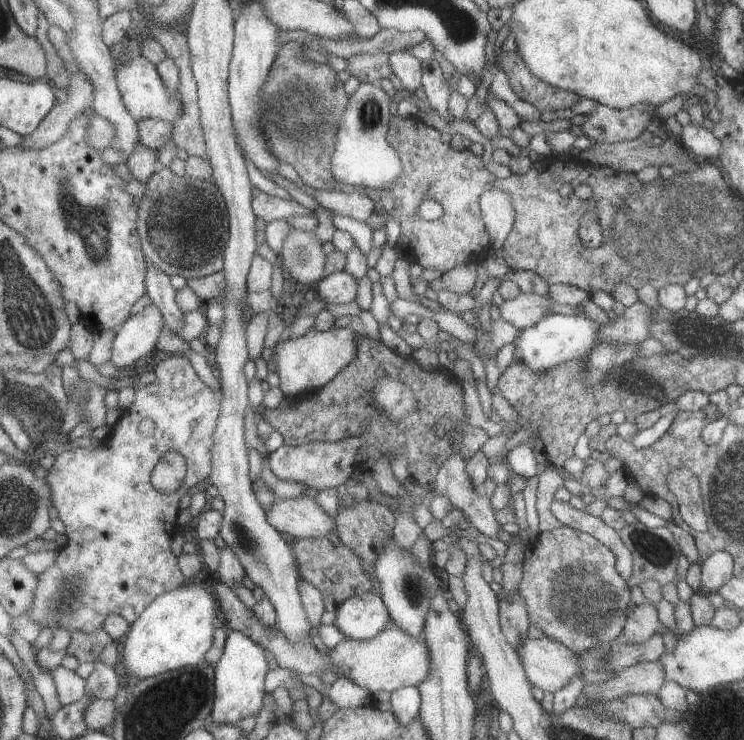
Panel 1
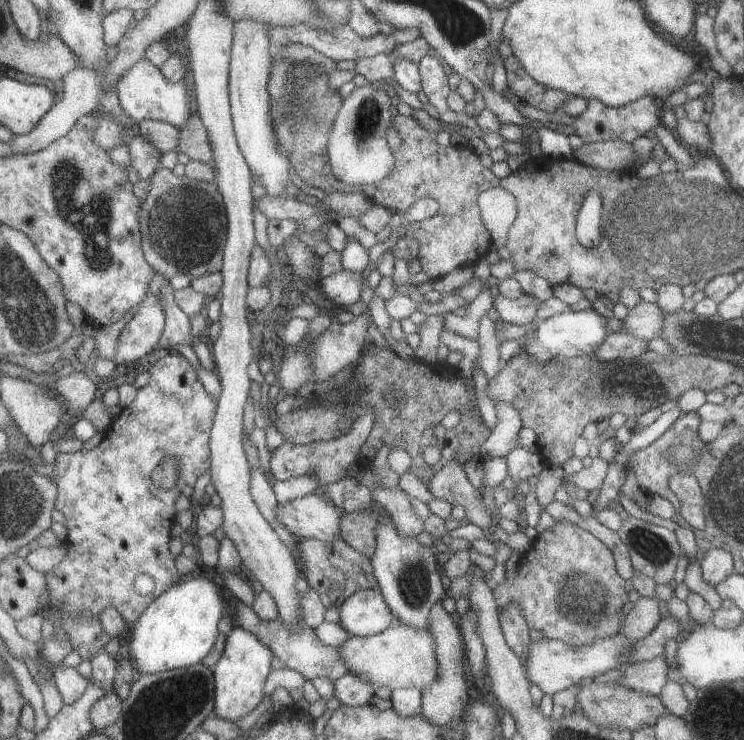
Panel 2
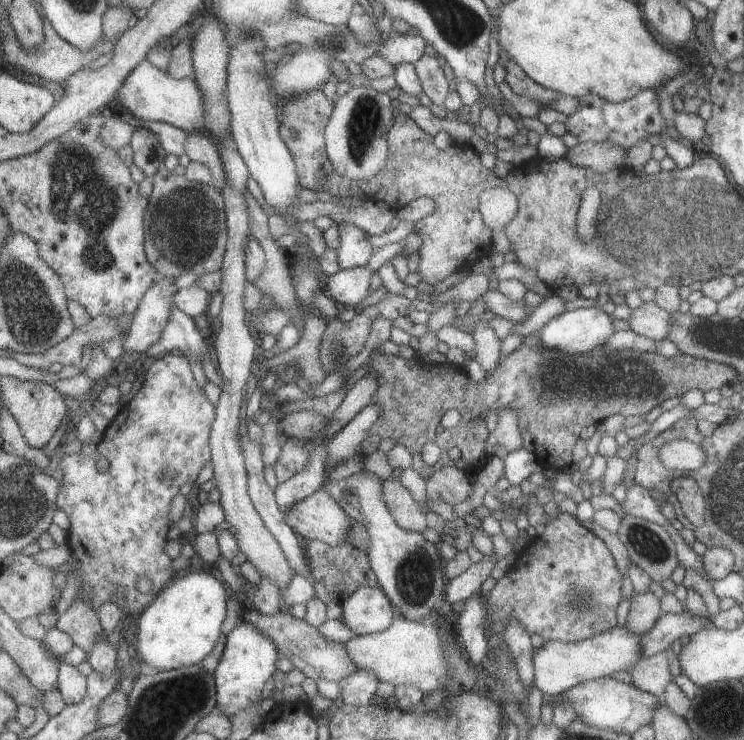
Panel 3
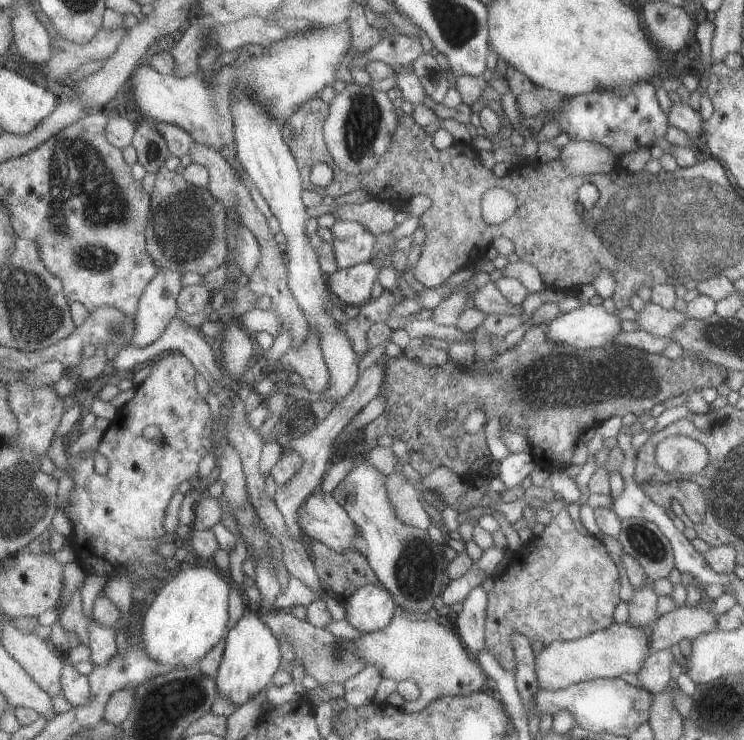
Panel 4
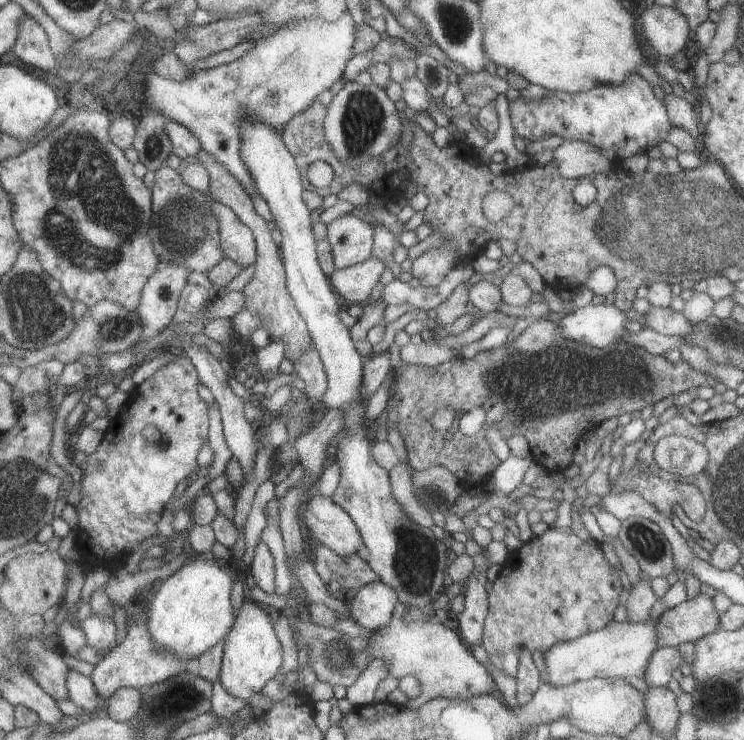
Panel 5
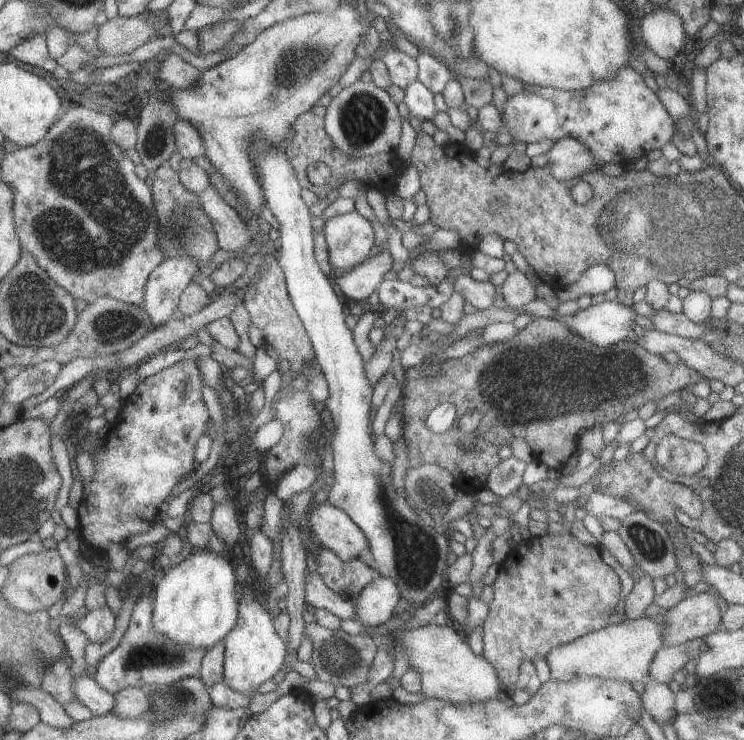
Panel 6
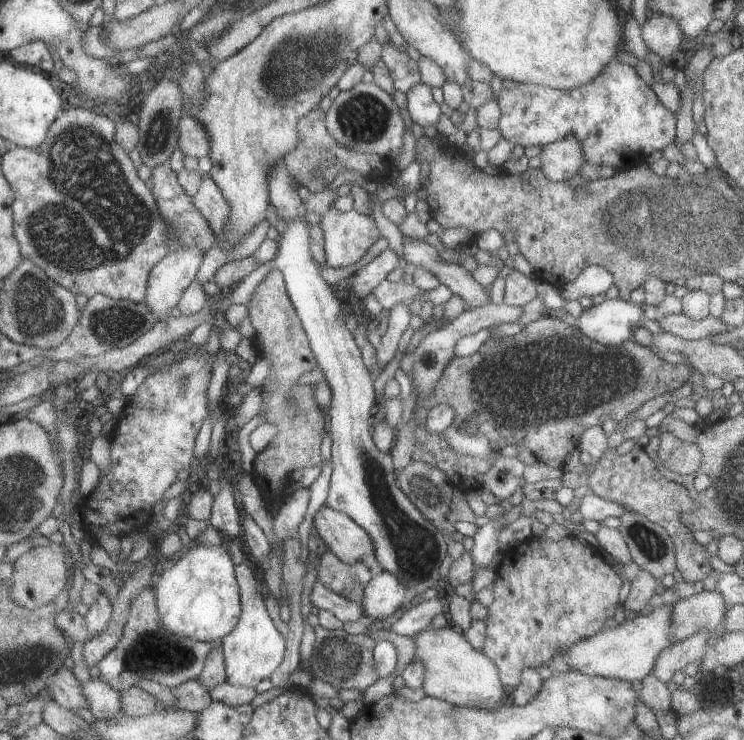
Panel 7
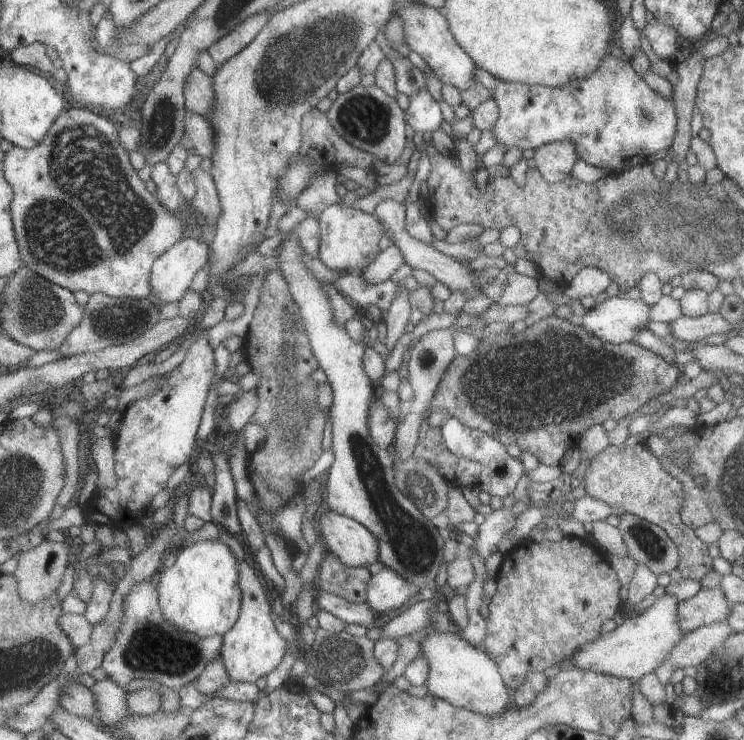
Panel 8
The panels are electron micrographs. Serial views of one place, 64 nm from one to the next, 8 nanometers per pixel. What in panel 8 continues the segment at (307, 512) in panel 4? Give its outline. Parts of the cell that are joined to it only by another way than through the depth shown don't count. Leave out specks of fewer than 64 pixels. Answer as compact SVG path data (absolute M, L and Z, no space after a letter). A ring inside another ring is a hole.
M326 512L316 520L329 553L345 566L367 567L379 561L378 540L362 524L336 512Z

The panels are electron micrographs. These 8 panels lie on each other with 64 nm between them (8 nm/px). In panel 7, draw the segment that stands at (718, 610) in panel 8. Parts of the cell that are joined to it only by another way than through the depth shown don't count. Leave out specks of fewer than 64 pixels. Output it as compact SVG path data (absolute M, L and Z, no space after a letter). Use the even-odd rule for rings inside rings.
M702 590L700 594L679 600L673 606L671 638L673 642L682 641L701 629L718 627L727 612L725 601L716 590Z

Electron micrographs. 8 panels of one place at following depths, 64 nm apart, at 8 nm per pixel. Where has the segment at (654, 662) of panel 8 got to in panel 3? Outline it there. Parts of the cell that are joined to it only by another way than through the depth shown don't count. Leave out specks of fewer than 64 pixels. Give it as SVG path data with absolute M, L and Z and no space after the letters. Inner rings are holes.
M615 625L612 629L574 643L546 641L533 655L534 687L548 695L558 695L575 685L612 677L620 671L630 671L642 658L641 636L628 631L625 626Z

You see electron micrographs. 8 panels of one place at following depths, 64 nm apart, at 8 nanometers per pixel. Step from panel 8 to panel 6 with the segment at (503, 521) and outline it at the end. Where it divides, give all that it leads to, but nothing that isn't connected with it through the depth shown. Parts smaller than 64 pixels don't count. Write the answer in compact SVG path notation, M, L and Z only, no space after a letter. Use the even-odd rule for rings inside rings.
M490 527L486 528L485 532L477 540L478 544L476 544L476 548L471 554L473 568L467 581L470 582L474 594L476 594L475 598L470 598L467 605L467 616L464 626L467 634L475 627L483 625L489 614L489 604L480 600L479 595L484 588L484 585L481 584L481 579L494 563L493 549L491 548L491 544L495 540L494 532L492 532Z

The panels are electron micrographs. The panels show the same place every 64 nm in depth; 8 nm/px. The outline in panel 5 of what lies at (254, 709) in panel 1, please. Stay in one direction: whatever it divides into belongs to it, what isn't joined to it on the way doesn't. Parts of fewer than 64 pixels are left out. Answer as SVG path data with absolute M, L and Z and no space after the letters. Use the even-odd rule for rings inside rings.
M249 599L244 602L237 625L226 639L227 648L220 681L231 694L246 701L260 693L270 680L282 672L282 666L286 666L286 646L282 646L282 640L276 634L274 612Z

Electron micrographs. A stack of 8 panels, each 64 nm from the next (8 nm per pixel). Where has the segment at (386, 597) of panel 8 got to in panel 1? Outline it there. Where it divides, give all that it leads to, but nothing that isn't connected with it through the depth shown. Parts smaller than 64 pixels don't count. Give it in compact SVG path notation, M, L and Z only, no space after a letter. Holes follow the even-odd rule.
M367 591L348 598L336 608L333 624L345 638L365 640L377 636L391 622L379 594Z

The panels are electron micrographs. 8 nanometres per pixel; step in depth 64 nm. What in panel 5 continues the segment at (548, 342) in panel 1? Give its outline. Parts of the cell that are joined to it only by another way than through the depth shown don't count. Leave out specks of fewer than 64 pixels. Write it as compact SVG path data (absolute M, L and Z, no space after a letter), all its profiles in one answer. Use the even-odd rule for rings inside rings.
M588 304L584 308L575 308L558 322L559 333L563 338L586 345L607 348L614 342L621 341L625 330L626 311L614 304Z

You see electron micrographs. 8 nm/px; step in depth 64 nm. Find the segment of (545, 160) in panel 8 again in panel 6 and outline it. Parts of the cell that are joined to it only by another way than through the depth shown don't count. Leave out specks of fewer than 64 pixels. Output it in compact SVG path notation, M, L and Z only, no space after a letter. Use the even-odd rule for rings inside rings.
M573 137L556 141L546 152L546 159L549 174L558 181L568 181L601 168L593 155Z

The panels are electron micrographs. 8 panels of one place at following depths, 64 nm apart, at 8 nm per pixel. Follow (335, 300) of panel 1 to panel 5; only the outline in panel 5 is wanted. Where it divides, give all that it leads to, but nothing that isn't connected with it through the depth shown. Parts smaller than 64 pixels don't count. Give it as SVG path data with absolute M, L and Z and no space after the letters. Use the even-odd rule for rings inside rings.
M370 257L361 264L336 269L331 275L334 290L347 301L365 305L386 267L384 262Z

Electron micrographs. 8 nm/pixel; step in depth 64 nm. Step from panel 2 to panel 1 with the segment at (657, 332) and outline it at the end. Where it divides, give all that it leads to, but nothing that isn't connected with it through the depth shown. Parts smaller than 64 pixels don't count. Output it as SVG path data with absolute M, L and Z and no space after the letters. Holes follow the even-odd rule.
M637 301L616 320L613 320L612 324L600 326L597 342L642 343L651 337L652 322L653 309Z

